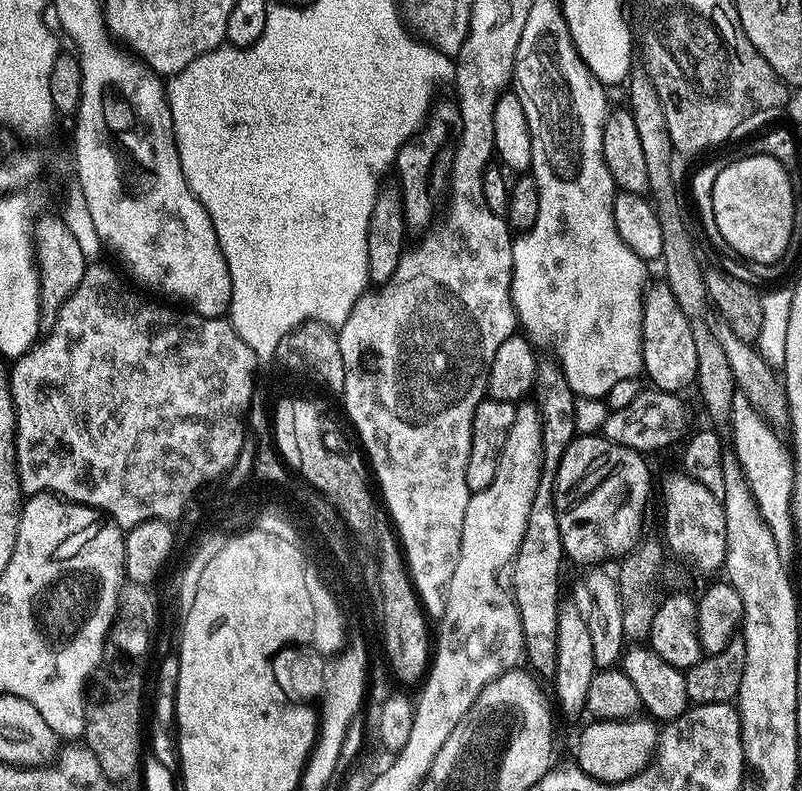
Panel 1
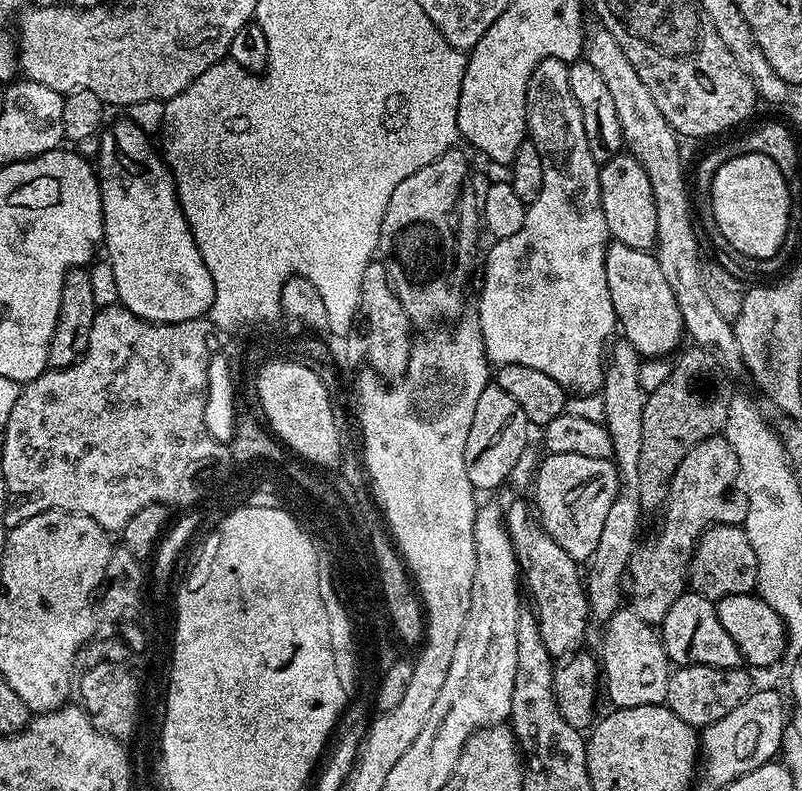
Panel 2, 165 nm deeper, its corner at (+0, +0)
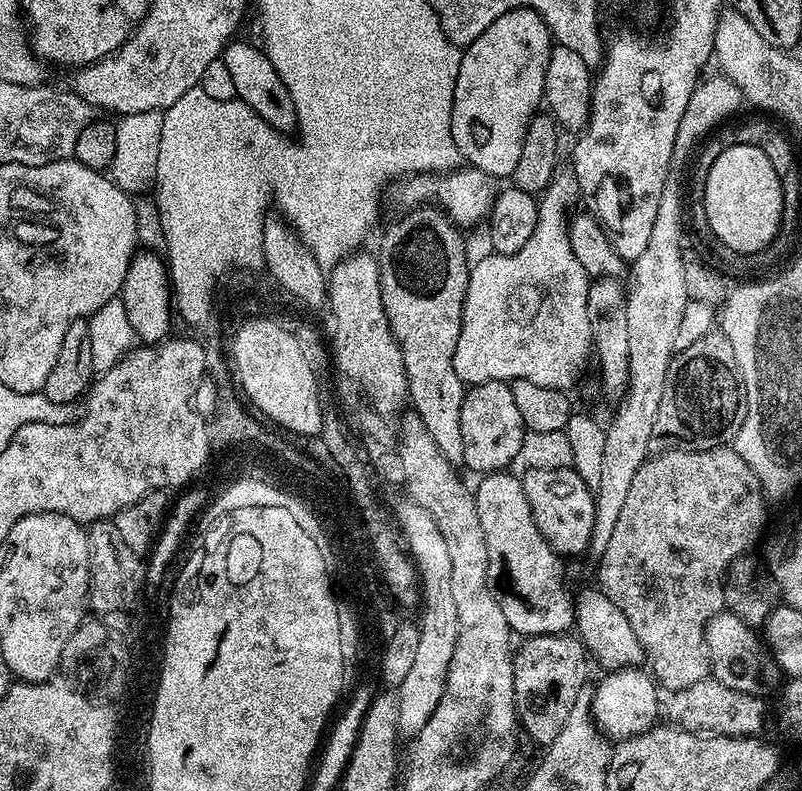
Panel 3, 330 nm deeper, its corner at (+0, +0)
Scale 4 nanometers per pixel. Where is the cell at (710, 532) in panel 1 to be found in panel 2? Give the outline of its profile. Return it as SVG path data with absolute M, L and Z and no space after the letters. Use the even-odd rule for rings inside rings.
M713 524L711 528L706 528L690 553L687 583L700 595L707 596L713 602L734 594L749 595L757 587L759 578L758 560L750 546L750 538L744 533L743 527L735 524Z

